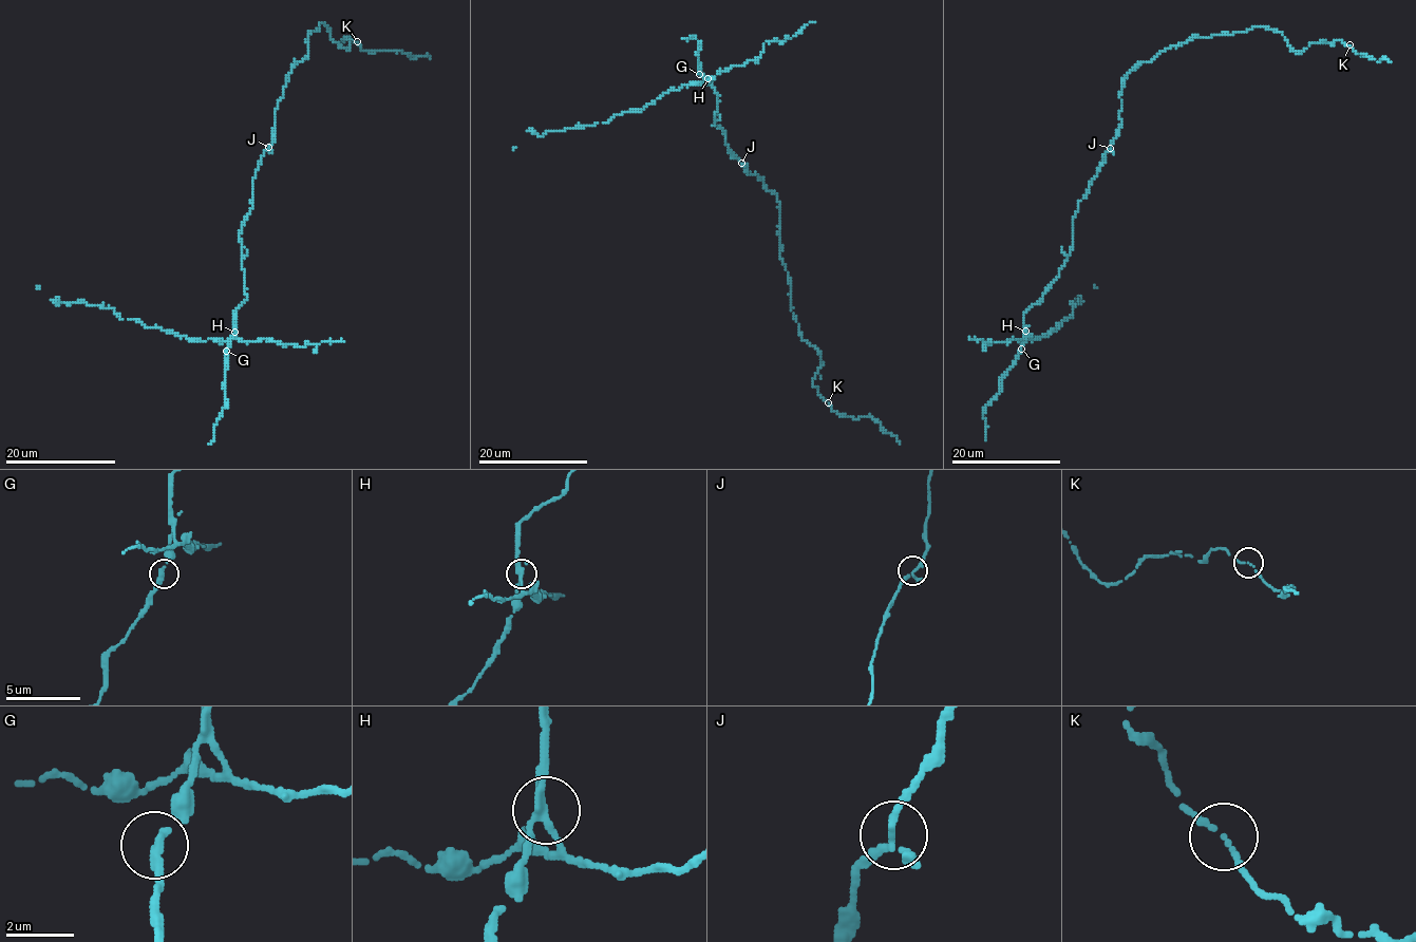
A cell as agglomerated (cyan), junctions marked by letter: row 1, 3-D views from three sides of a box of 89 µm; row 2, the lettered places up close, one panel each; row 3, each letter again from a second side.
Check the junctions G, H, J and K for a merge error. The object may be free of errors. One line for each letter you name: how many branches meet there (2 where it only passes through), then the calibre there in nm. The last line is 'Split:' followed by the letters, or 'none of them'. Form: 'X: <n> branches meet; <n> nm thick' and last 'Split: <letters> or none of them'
H: 3 branches meet; 240 nm thick
Split: H

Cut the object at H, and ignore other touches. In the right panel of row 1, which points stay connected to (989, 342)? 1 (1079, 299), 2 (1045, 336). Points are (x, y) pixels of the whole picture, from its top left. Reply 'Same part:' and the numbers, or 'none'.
Same part: 1, 2

